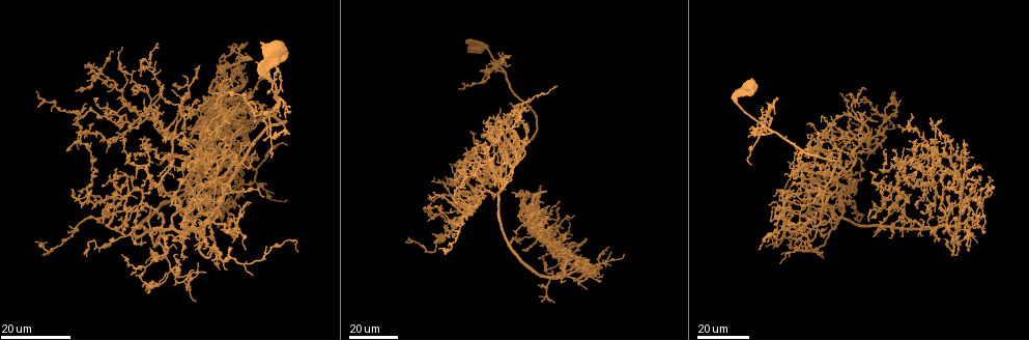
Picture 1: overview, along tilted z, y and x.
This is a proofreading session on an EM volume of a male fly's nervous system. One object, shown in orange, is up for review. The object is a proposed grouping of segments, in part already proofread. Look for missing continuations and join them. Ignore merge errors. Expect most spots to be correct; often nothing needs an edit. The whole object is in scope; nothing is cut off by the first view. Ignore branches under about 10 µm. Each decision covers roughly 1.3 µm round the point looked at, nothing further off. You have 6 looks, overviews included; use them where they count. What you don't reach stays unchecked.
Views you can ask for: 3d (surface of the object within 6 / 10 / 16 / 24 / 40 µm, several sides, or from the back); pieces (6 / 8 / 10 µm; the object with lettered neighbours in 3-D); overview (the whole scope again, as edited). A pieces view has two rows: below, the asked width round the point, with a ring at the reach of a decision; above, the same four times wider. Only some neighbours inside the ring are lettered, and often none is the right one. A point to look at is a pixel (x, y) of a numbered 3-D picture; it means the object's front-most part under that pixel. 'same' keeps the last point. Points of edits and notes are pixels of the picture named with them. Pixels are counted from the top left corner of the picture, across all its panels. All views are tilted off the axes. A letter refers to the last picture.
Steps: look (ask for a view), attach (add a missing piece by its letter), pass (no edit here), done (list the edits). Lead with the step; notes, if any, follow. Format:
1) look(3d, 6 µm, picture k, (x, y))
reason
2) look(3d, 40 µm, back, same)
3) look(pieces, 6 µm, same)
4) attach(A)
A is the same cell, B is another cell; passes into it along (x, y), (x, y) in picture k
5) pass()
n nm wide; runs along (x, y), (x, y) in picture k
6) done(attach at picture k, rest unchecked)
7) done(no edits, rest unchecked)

look(3d, 24 µm, picture 1, (858, 154))
free end

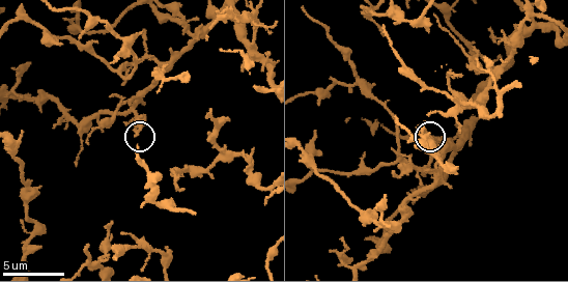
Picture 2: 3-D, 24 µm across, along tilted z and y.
look(pieces, 6 µm, picture 2, (136, 134))

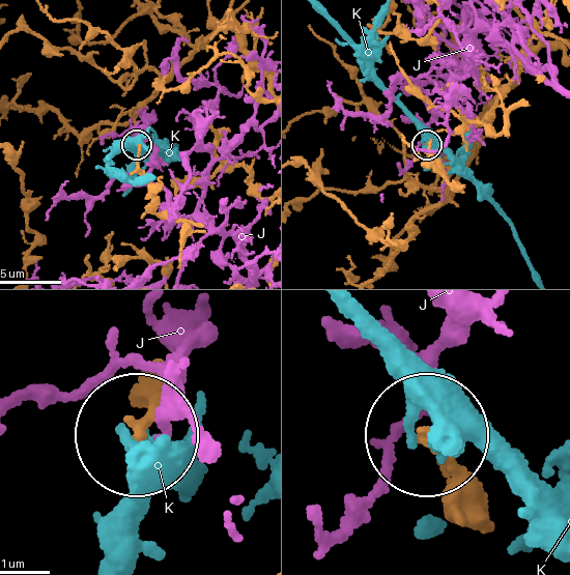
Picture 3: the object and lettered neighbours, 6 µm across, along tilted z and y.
pass()
J and K are other cells; none of them fits

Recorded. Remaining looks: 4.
look(3d, 16 µm, picture 1, (827, 174))
branch stops here

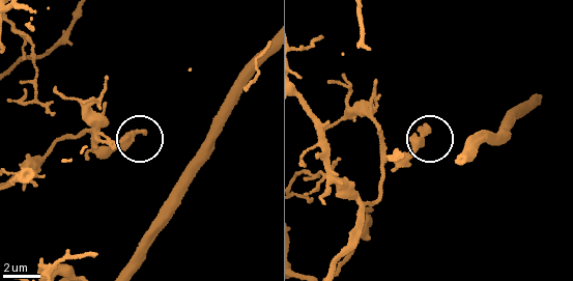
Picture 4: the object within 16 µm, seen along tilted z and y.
look(3d, 10 µm, picture 4, (142, 131))
closer look

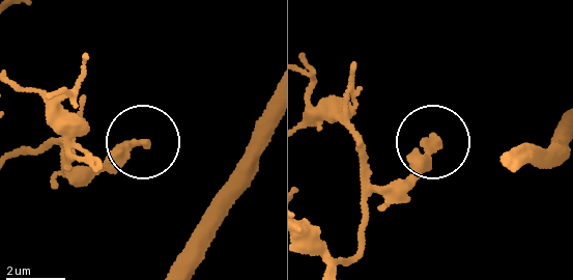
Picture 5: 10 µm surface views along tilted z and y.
look(pieces, 8 µm, picture 5, (437, 141))

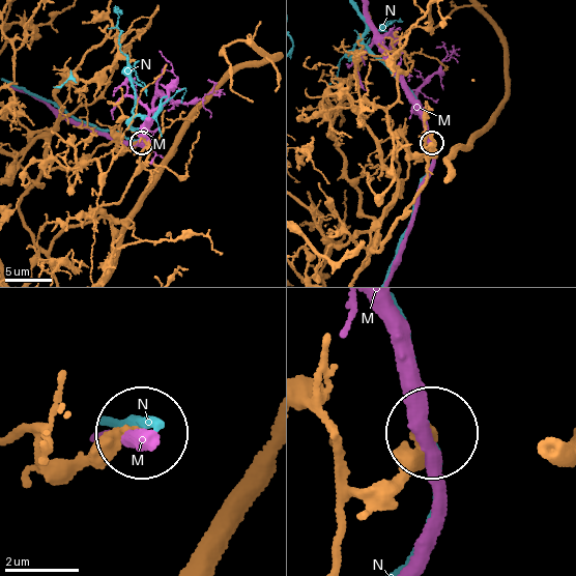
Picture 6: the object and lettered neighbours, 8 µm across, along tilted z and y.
pass()
M and N are other cells; no lettered piece goes on from it

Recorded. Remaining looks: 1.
done(no edits, rest unchecked)

